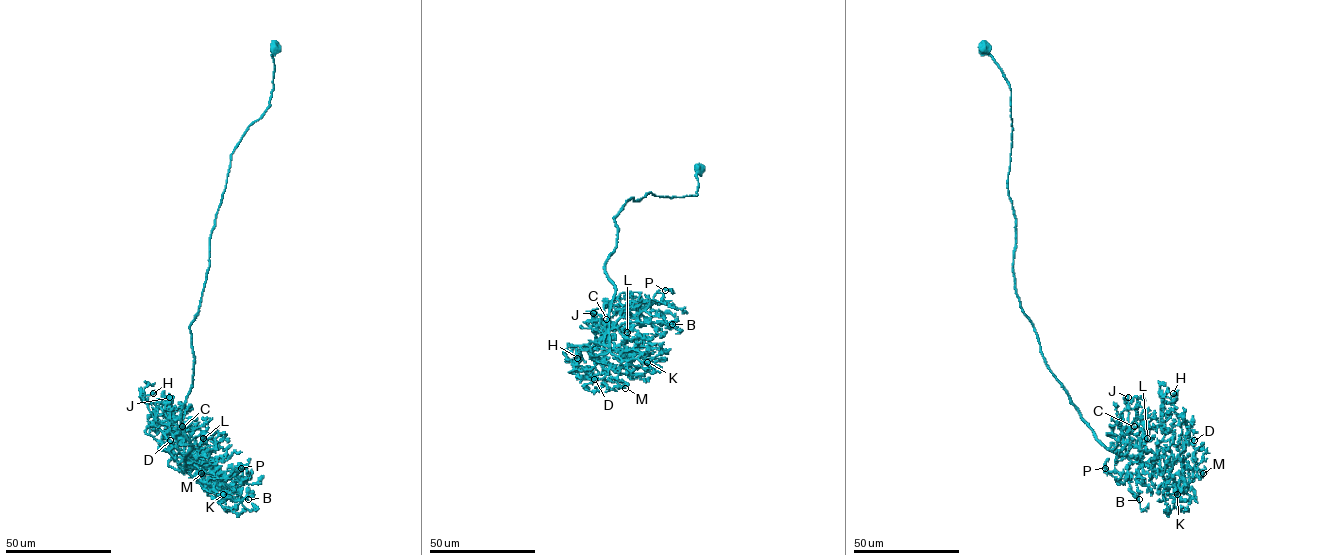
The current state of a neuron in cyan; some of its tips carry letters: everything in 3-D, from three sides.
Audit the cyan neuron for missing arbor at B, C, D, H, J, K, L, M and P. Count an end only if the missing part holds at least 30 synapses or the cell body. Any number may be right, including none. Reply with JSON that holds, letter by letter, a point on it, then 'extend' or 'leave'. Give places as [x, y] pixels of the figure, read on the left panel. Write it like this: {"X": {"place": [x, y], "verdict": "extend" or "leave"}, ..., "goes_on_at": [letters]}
{"B": {"place": [248, 499], "verdict": "leave"}, "C": {"place": [182, 426], "verdict": "leave"}, "D": {"place": [170, 440], "verdict": "extend"}, "H": {"place": [153, 393], "verdict": "leave"}, "J": {"place": [169, 397], "verdict": "leave"}, "K": {"place": [223, 494], "verdict": "leave"}, "L": {"place": [203, 438], "verdict": "leave"}, "M": {"place": [201, 473], "verdict": "leave"}, "P": {"place": [241, 468], "verdict": "leave"}, "goes_on_at": ["D"]}

